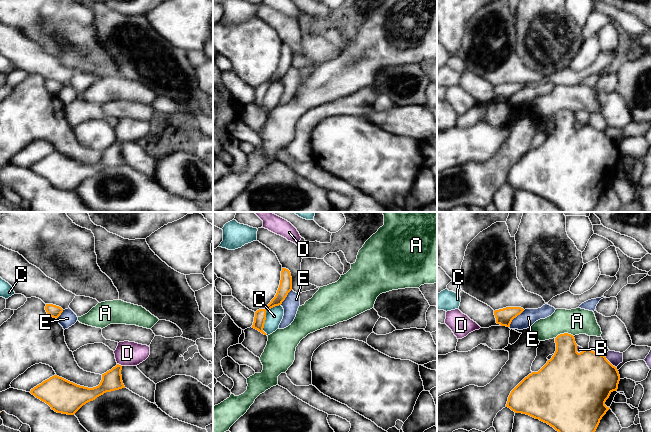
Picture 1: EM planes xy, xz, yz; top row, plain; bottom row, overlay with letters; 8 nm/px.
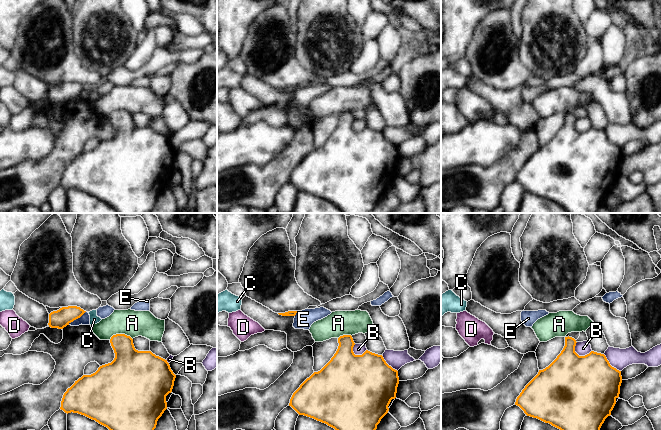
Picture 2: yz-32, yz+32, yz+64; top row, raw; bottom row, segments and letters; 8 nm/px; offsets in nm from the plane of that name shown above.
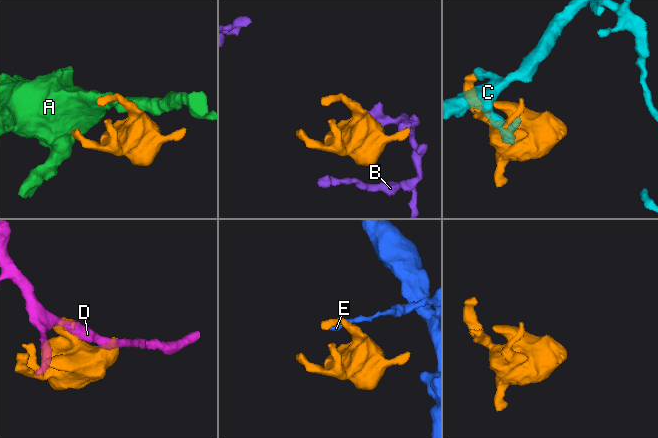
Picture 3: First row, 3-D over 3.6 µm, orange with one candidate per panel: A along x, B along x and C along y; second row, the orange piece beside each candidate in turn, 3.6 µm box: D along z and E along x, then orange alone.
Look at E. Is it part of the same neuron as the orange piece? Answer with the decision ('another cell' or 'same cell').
another cell

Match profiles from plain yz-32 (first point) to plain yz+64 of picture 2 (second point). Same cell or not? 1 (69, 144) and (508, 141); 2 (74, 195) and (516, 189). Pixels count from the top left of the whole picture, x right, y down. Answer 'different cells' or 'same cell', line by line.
1: different cells
2: different cells

